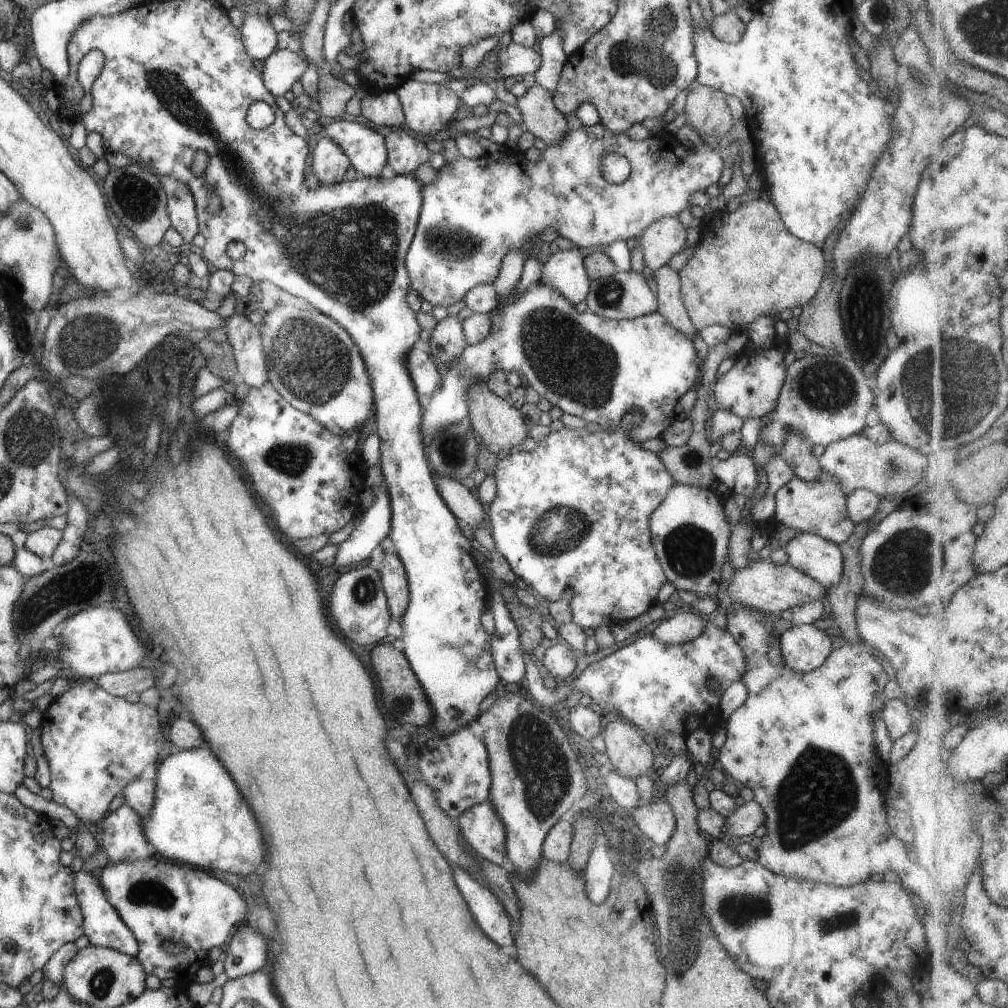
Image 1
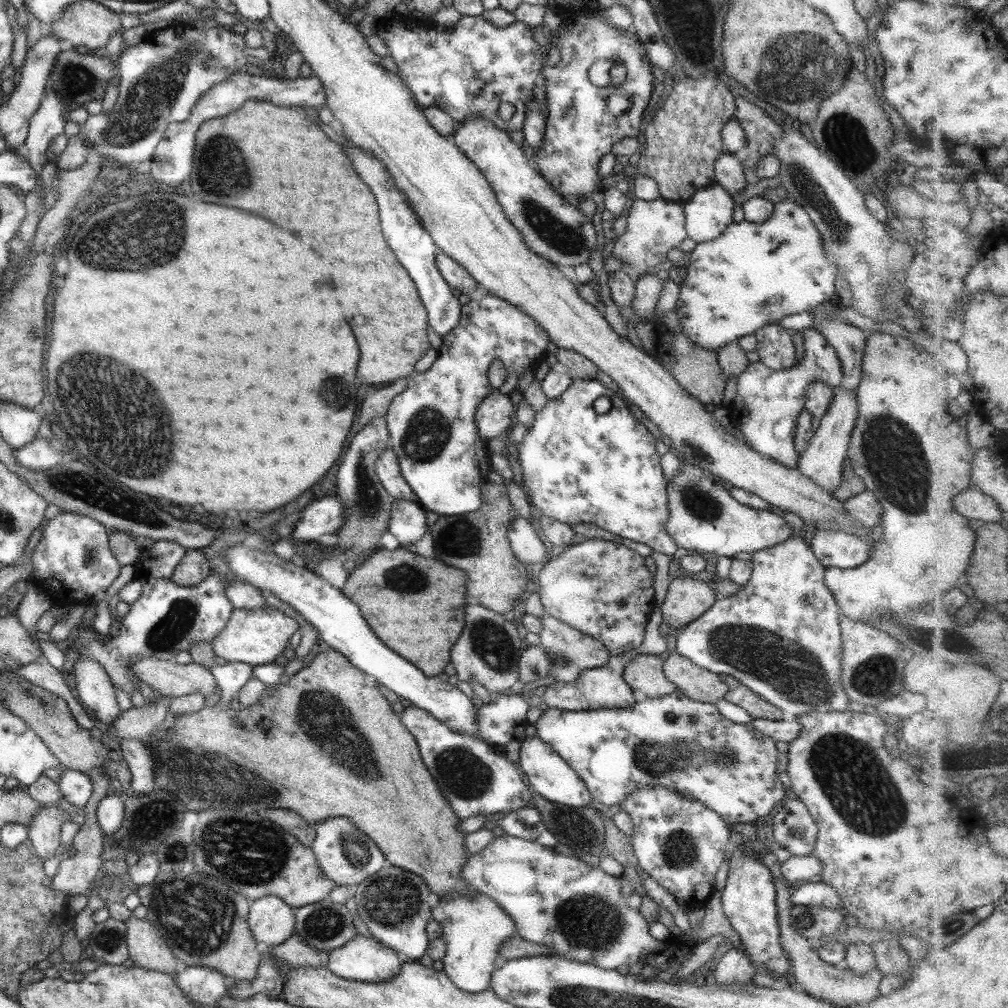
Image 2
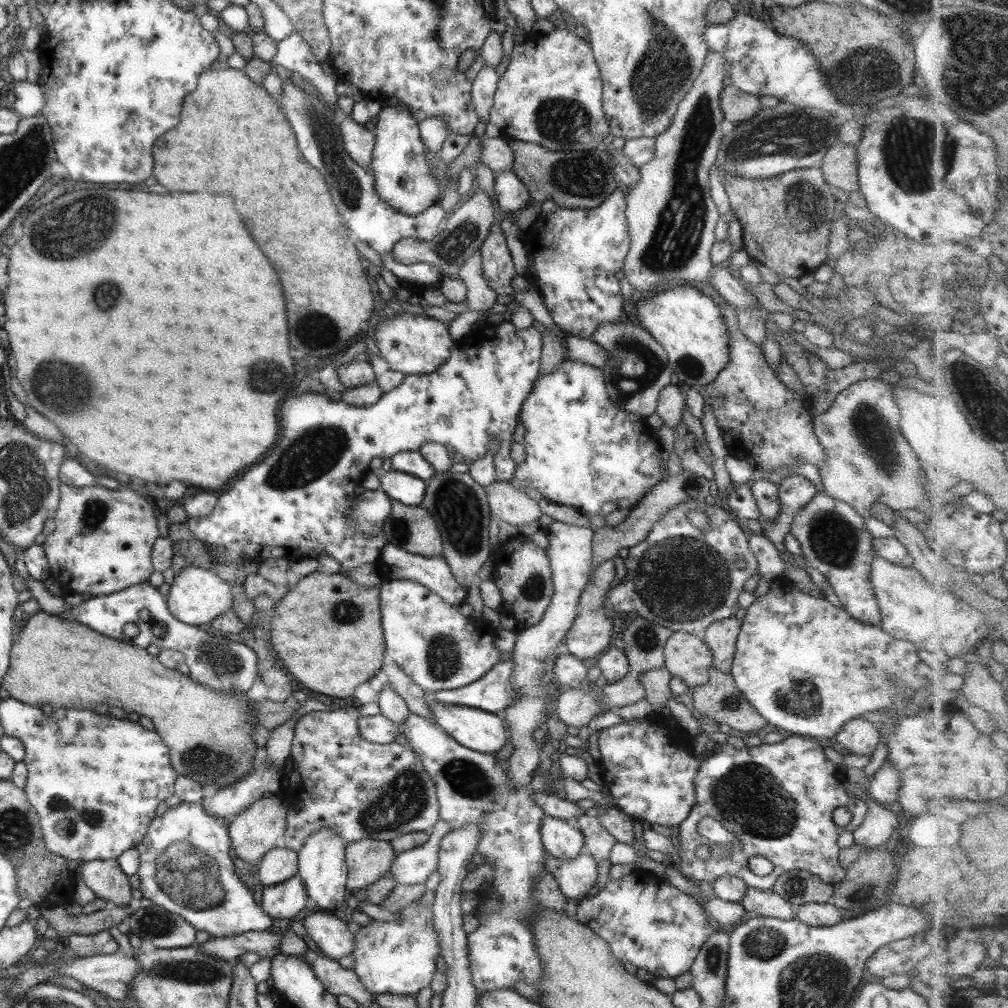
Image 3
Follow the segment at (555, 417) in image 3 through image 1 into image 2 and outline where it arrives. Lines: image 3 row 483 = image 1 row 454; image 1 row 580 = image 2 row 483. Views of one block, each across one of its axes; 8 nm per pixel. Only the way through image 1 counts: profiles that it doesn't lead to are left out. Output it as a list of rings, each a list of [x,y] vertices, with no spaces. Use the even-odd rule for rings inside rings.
[[[573,379],[571,385],[559,396],[549,399],[541,410],[535,411],[531,428],[527,428],[526,435],[518,444],[517,460],[519,460],[523,476],[523,490],[529,500],[529,504],[531,504],[532,508],[541,510],[543,515],[559,522],[568,525],[589,523],[611,534],[616,534],[622,539],[627,538],[639,544],[646,544],[651,548],[651,551],[661,552],[661,554],[667,554],[667,556],[671,557],[675,550],[677,550],[677,546],[675,541],[668,537],[667,531],[664,528],[664,523],[668,519],[668,500],[666,497],[666,482],[662,477],[660,467],[660,456],[655,452],[655,441],[656,438],[652,437],[643,424],[633,417],[626,403],[617,397],[613,391],[607,389],[596,379]]]

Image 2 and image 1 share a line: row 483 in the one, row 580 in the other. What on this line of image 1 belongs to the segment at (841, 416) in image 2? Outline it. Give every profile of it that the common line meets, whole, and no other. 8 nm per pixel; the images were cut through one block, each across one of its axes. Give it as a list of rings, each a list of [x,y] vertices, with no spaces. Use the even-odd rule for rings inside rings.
[[[811,532],[795,534],[785,546],[786,564],[829,588],[839,582],[842,572],[842,554],[837,544],[823,540]]]

